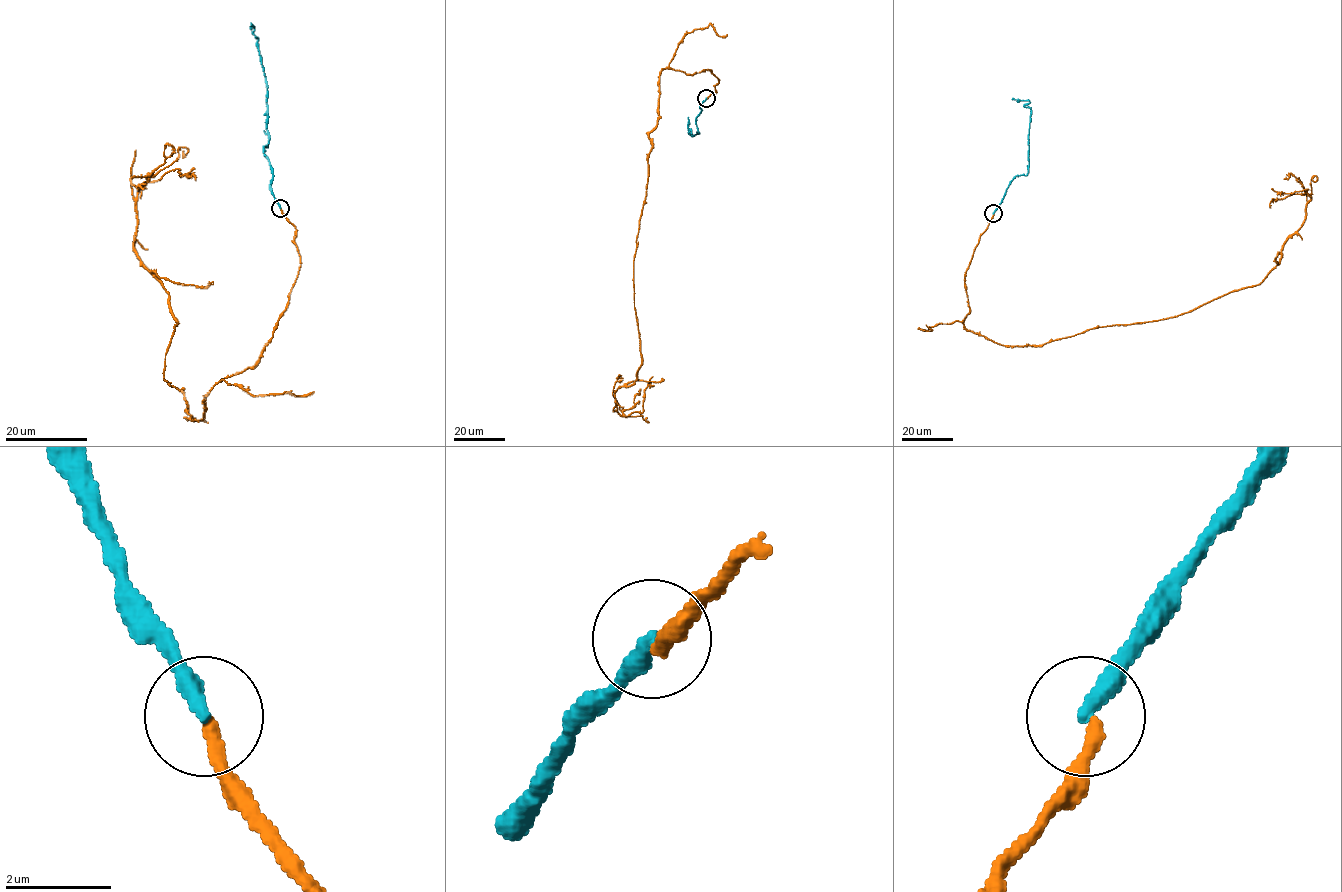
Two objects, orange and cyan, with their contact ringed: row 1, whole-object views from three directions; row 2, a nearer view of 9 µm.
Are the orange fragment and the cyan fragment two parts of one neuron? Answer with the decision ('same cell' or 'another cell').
same cell

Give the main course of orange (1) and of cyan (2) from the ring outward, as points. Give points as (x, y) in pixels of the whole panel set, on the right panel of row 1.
1: (993, 214), (965, 276), (963, 326), (1034, 346), (1258, 285), (1310, 199), (1271, 188)
2: (993, 213), (1013, 179), (1028, 173), (1030, 109), (1024, 106), (1030, 102), (1012, 98)

